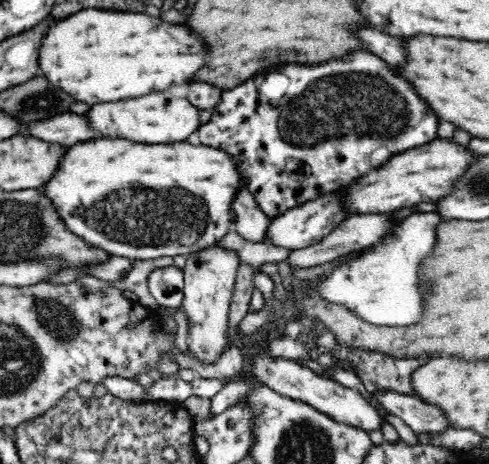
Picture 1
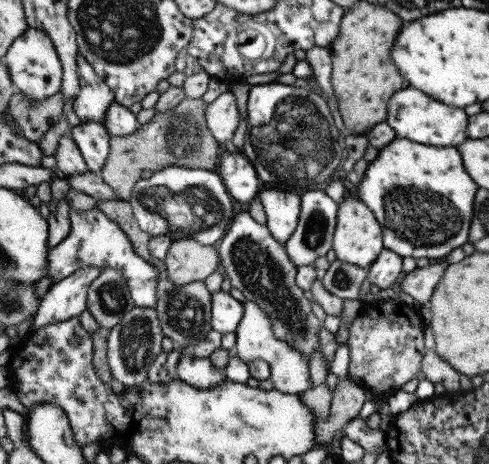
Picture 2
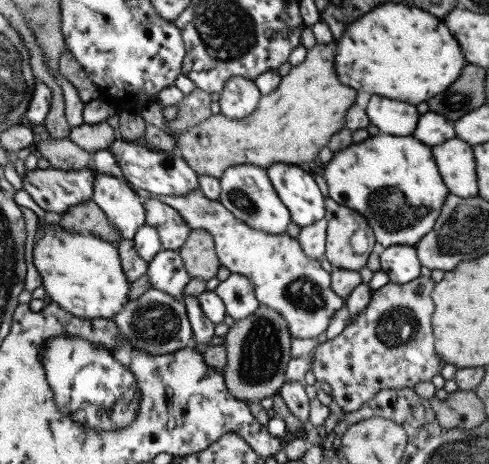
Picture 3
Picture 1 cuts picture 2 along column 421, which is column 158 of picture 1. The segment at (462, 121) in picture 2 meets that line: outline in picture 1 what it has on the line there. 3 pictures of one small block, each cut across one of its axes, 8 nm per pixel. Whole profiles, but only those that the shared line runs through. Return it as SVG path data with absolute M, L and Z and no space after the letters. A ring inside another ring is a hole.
M156 92L142 98L106 102L106 104L94 106L88 116L90 116L90 124L94 124L94 130L110 134L112 138L126 138L132 142L146 142L146 144L188 142L190 134L202 128L200 110L192 106L188 98L176 98L172 96L172 92Z

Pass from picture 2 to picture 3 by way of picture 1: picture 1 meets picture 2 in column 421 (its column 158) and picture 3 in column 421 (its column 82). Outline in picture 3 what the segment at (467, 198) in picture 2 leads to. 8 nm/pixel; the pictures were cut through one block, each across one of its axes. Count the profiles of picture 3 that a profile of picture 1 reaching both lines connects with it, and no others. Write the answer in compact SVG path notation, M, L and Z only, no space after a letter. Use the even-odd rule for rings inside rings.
M381 132L333 154L323 168L329 192L325 198L331 198L341 206L351 206L351 210L359 210L359 214L367 218L369 228L373 228L379 250L389 246L415 246L431 232L441 204L449 194L447 186L441 182L429 146L423 146L413 136L403 138Z

